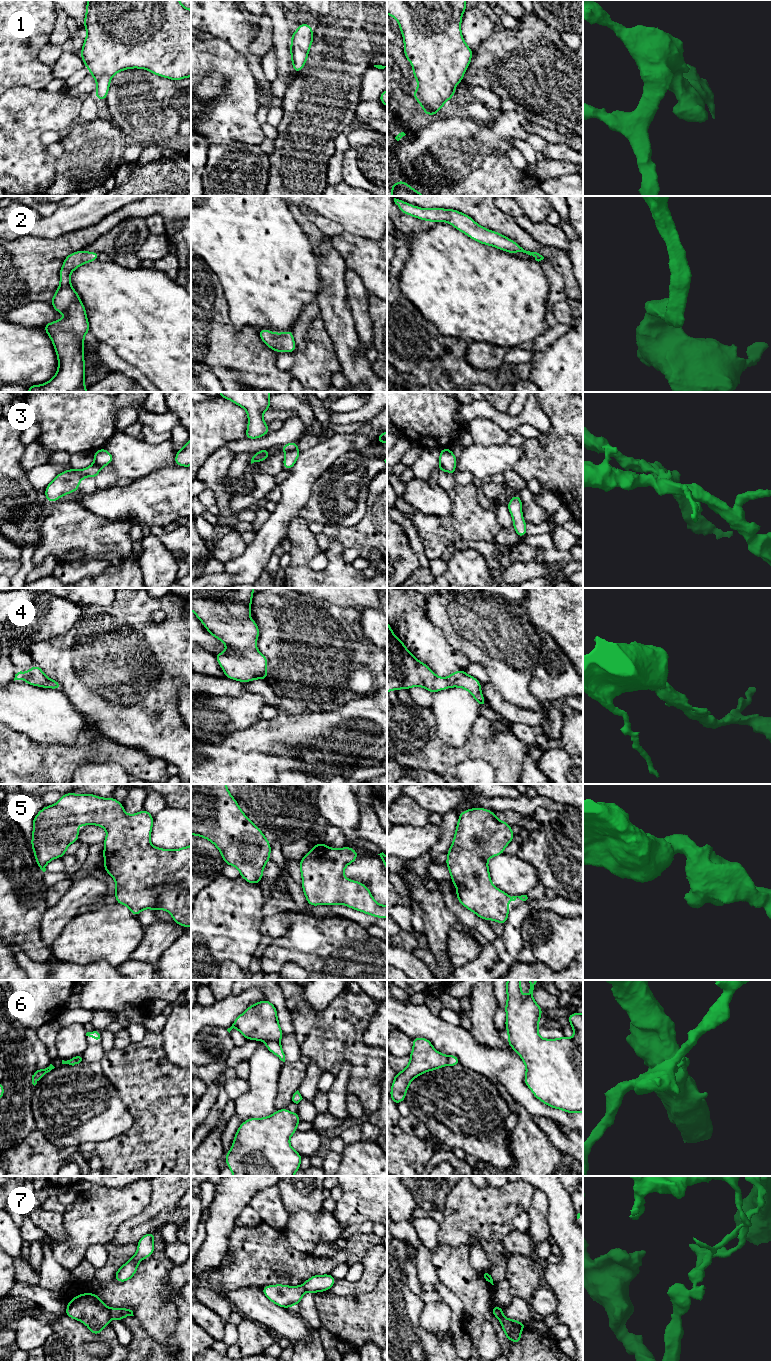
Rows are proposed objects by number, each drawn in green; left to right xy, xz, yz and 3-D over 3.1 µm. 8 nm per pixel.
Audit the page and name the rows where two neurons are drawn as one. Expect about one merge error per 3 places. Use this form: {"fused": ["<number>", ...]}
{"fused": ["3", "6", "7"]}

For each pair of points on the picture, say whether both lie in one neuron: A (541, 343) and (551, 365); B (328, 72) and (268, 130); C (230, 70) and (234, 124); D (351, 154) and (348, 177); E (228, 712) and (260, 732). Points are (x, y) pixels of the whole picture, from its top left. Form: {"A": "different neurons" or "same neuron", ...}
{"A": "different neurons", "B": "different neurons", "C": "same neuron", "D": "same neuron", "E": "different neurons"}

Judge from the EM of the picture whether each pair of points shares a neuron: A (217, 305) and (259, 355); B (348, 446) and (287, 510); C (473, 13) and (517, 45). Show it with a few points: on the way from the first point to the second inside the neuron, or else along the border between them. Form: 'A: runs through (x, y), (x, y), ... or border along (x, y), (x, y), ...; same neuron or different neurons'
A: runs through (217, 319), (245, 348); same neuron
B: runs through (329, 452), (300, 481), (296, 491); same neuron
C: border along (495, 31), (478, 47); different neurons

